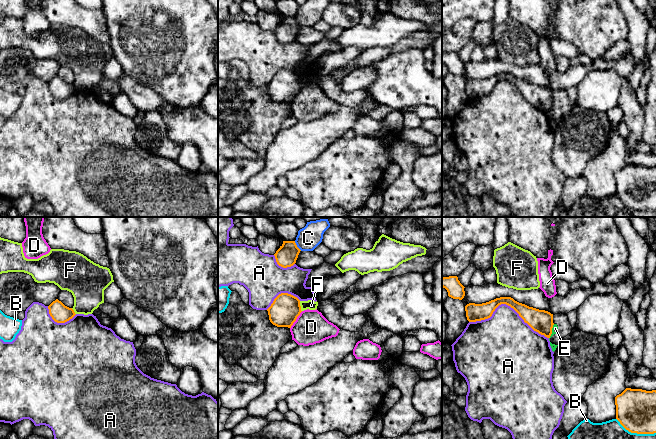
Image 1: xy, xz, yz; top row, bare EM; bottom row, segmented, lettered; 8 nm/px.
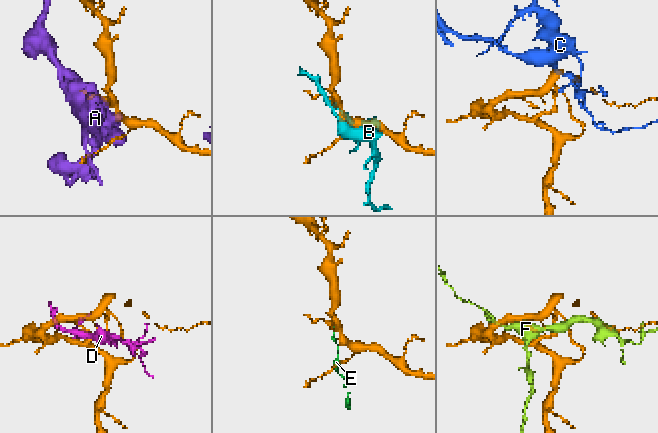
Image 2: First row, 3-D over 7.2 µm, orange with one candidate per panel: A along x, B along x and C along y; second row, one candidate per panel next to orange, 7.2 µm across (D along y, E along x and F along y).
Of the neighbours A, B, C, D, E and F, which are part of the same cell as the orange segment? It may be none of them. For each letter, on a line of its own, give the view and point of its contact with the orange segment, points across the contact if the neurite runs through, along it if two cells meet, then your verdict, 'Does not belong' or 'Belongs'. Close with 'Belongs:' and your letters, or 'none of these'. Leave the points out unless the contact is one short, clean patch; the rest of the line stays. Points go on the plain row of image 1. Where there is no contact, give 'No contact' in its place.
A: Touches orange at yz (508, 81). Does not belong
B: Touches orange at yz (635, 208). Does not belong
C: Touches orange at xz (296, 22). Boundary: xz (294, 17), (301, 26). Does not belong
D: Touches orange at xz (295, 96). Does not belong
E: Touches orange at yz (551, 107). Does not belong
F: Touches orange at xz (300, 82). Boundary: xz (299, 77), (301, 87). Does not belong
Belongs: none of these

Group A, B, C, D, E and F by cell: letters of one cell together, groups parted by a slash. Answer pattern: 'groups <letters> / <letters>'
groups A / B / C / D / E / F

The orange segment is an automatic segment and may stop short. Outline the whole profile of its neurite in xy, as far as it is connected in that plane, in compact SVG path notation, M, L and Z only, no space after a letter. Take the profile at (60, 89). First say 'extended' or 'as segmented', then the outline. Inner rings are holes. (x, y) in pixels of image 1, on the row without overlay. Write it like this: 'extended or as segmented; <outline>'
as segmented; M56 75L49 82L49 90L57 99L65 99L72 95L76 90L72 84L65 82L61 77Z

